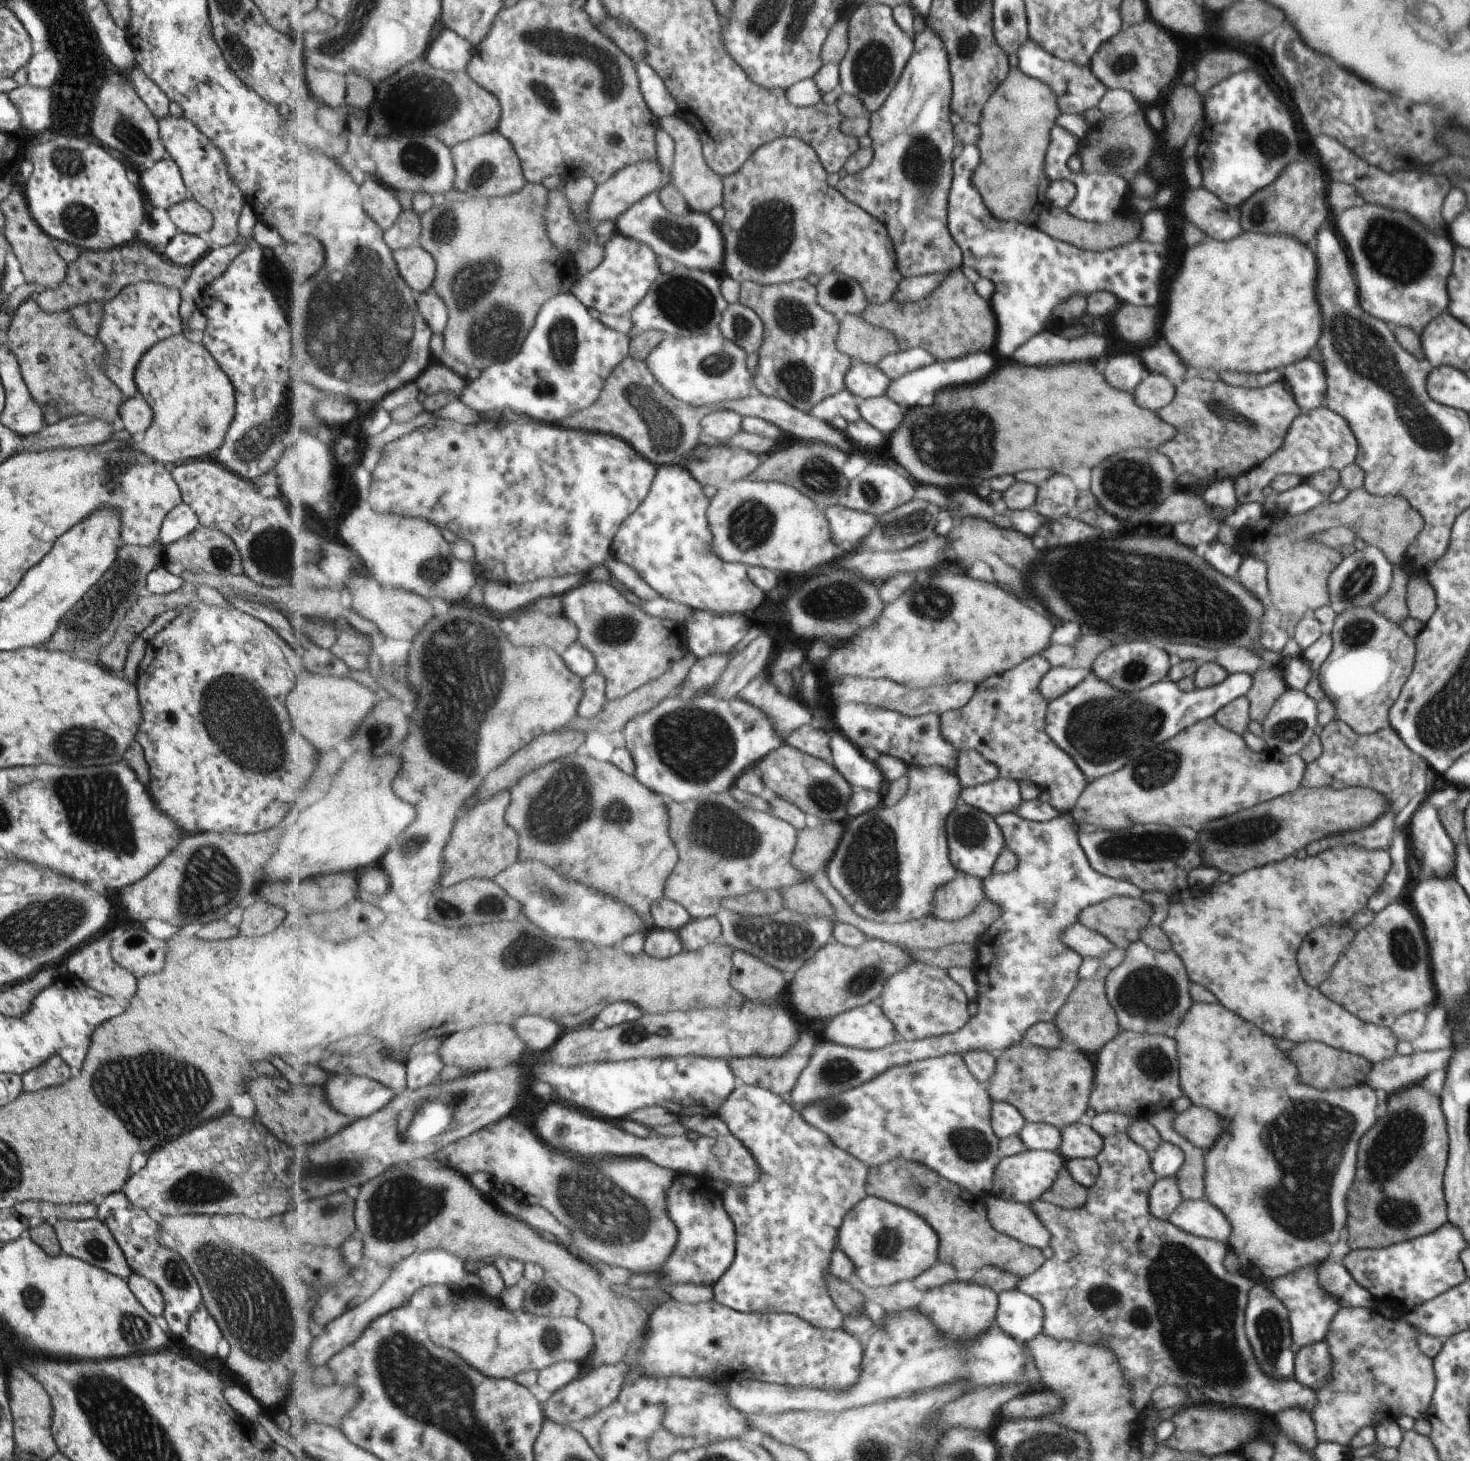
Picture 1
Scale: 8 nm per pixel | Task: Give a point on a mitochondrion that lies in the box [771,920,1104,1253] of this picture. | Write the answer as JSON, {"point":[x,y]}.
{"point":[861,979]}

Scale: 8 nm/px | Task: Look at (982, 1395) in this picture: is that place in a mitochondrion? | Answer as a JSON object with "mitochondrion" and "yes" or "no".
{"mitochondrion":"no"}

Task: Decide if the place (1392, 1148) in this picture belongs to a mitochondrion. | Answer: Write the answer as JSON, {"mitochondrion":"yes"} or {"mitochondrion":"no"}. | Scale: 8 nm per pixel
{"mitochondrion":"yes"}

